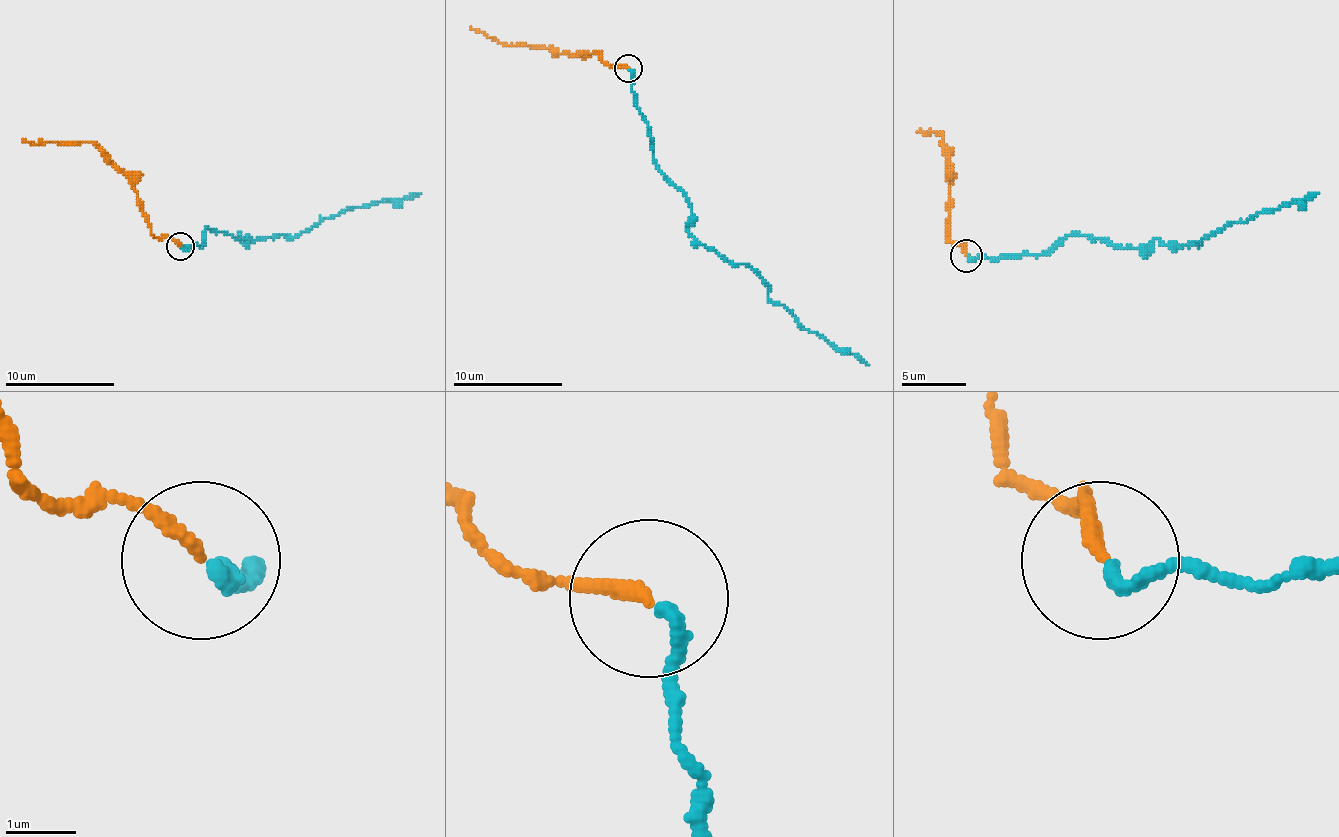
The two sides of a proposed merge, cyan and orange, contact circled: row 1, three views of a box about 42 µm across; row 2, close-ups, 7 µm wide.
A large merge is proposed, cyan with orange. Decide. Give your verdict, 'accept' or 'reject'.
accept

